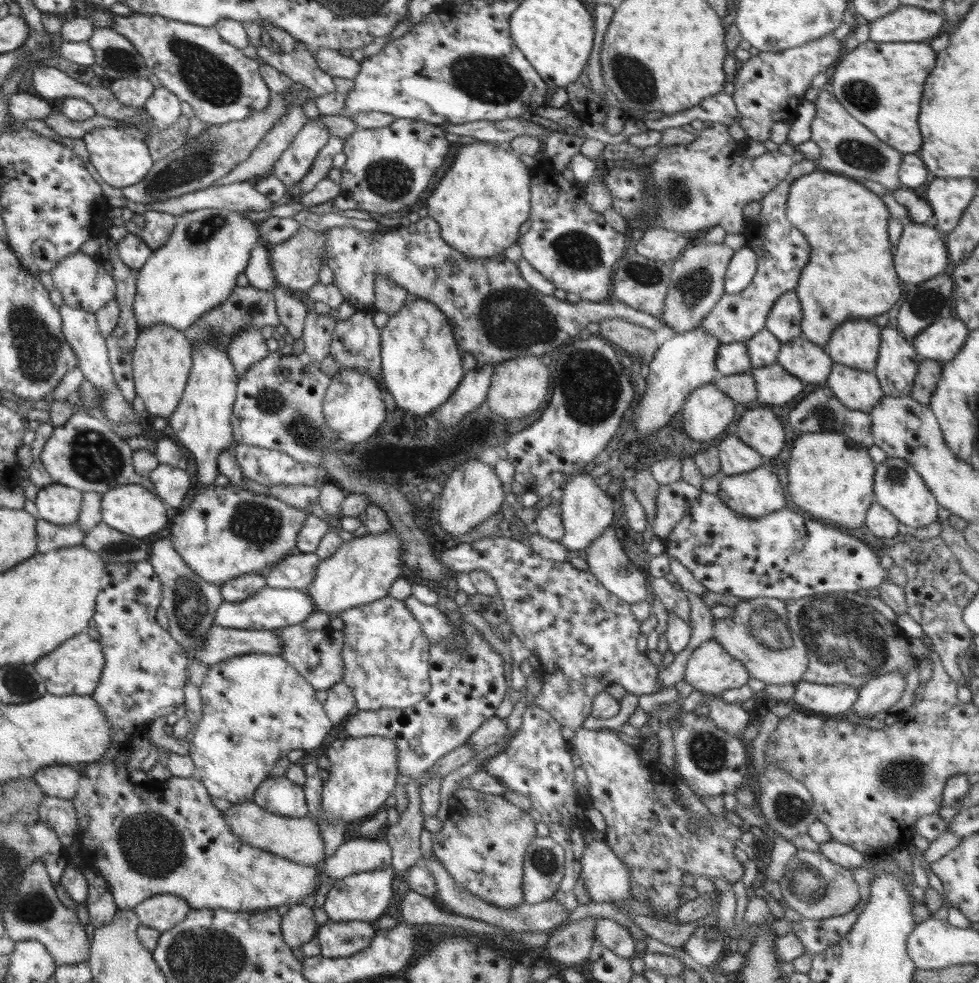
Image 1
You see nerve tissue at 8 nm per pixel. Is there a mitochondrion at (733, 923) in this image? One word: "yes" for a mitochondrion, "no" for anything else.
no

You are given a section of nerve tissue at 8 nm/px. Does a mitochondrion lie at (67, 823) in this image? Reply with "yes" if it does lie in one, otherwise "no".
no

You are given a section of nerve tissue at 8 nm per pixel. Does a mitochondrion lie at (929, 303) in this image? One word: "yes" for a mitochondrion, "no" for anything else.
yes

